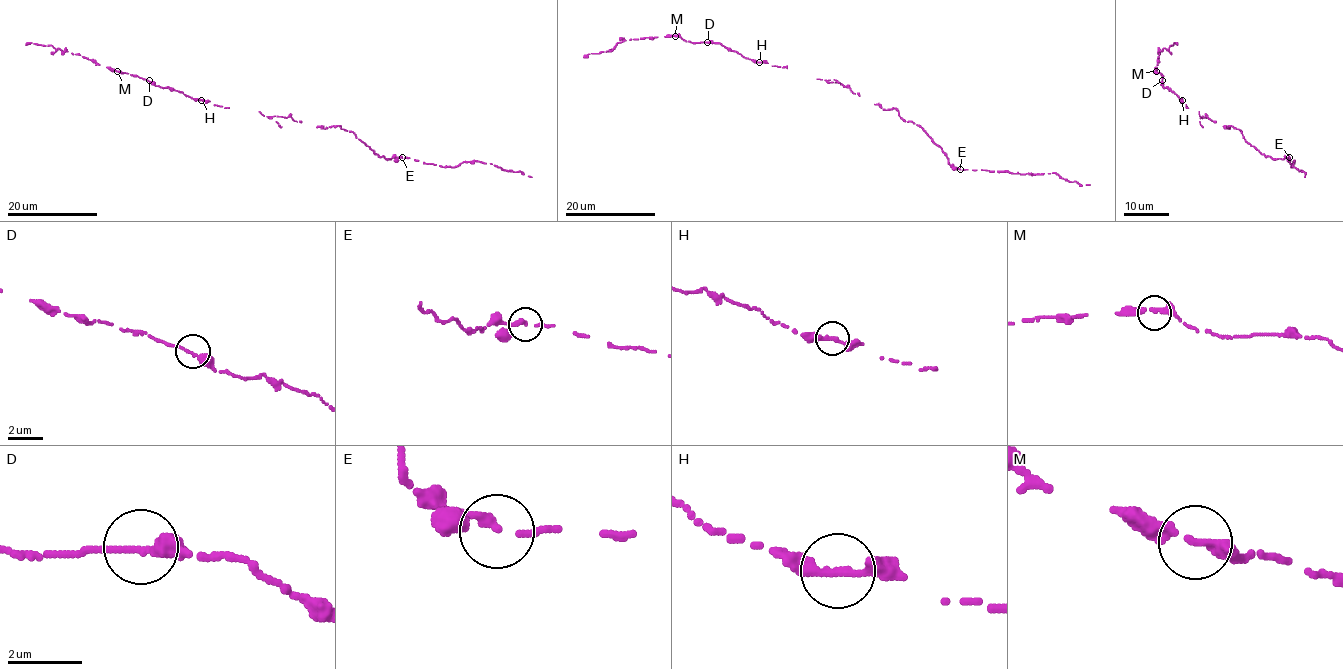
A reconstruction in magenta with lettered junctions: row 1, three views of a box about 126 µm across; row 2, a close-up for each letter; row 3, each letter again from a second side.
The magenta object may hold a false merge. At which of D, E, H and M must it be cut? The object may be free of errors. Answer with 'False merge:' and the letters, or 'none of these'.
False merge: none of these

